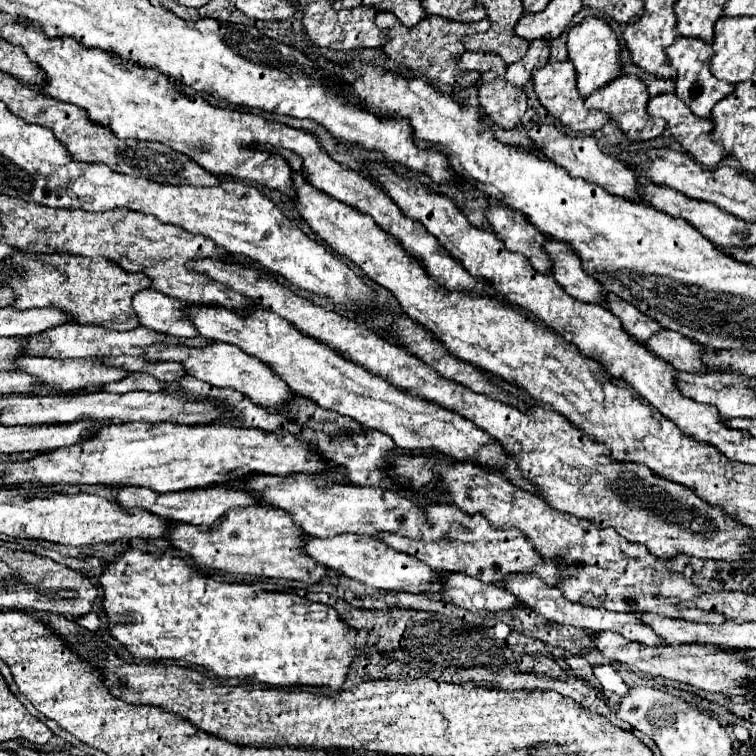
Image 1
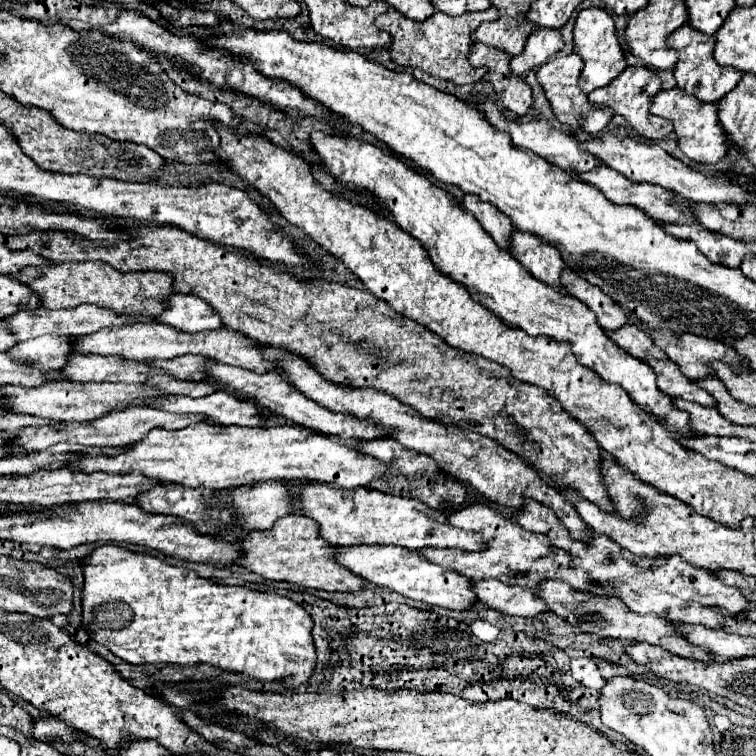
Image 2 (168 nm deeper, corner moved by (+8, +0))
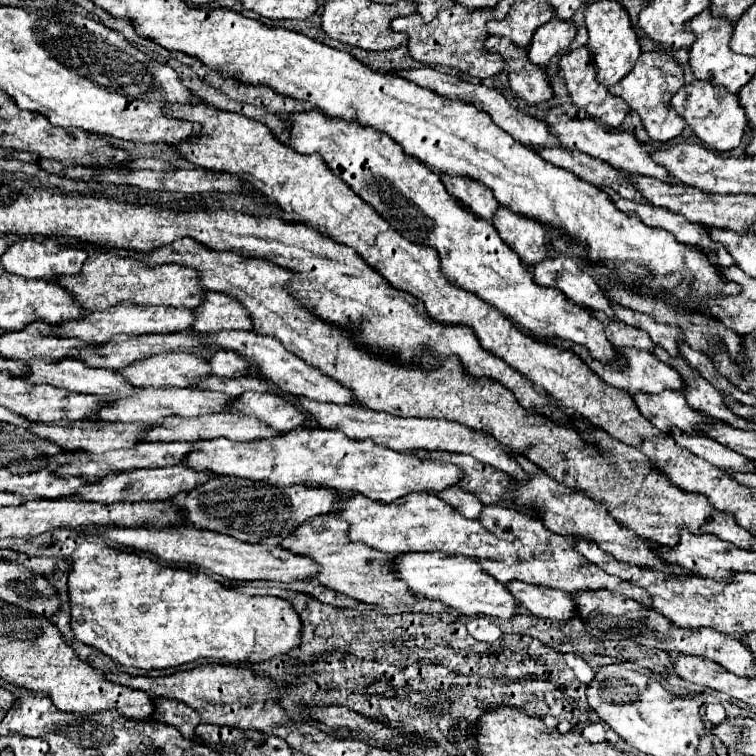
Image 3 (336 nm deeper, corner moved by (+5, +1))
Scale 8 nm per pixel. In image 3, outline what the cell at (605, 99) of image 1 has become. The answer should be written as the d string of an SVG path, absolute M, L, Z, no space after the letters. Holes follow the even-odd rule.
M648 51L648 53L642 53L638 57L634 69L622 81L608 87L608 91L622 97L630 105L630 109L642 117L642 123L644 123L650 139L668 143L668 141L676 139L682 133L682 129L686 127L686 121L676 111L670 109L670 99L680 87L684 87L682 65L666 51Z

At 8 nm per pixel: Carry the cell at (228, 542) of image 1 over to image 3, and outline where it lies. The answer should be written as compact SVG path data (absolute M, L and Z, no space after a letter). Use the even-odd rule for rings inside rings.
M334 513L318 515L314 519L308 519L290 537L286 537L282 541L282 547L288 547L288 551L306 555L314 563L318 563L322 571L316 575L316 579L332 591L338 591L356 601L386 607L386 609L414 605L416 603L414 591L410 591L410 587L406 587L406 583L398 581L398 577L394 575L394 557L382 555L380 551L374 551L372 547L366 547L364 543L350 541L348 527L350 525Z

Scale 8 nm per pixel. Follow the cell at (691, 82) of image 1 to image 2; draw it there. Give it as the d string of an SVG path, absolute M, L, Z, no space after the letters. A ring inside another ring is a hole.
M683 24L681 28L677 28L669 38L667 38L667 46L671 50L675 50L679 54L679 60L675 64L675 80L677 80L677 88L695 96L701 102L717 102L721 100L727 92L731 92L737 82L741 80L741 72L735 68L725 68L719 66L713 60L713 36L701 34L693 28L689 28L689 24Z

